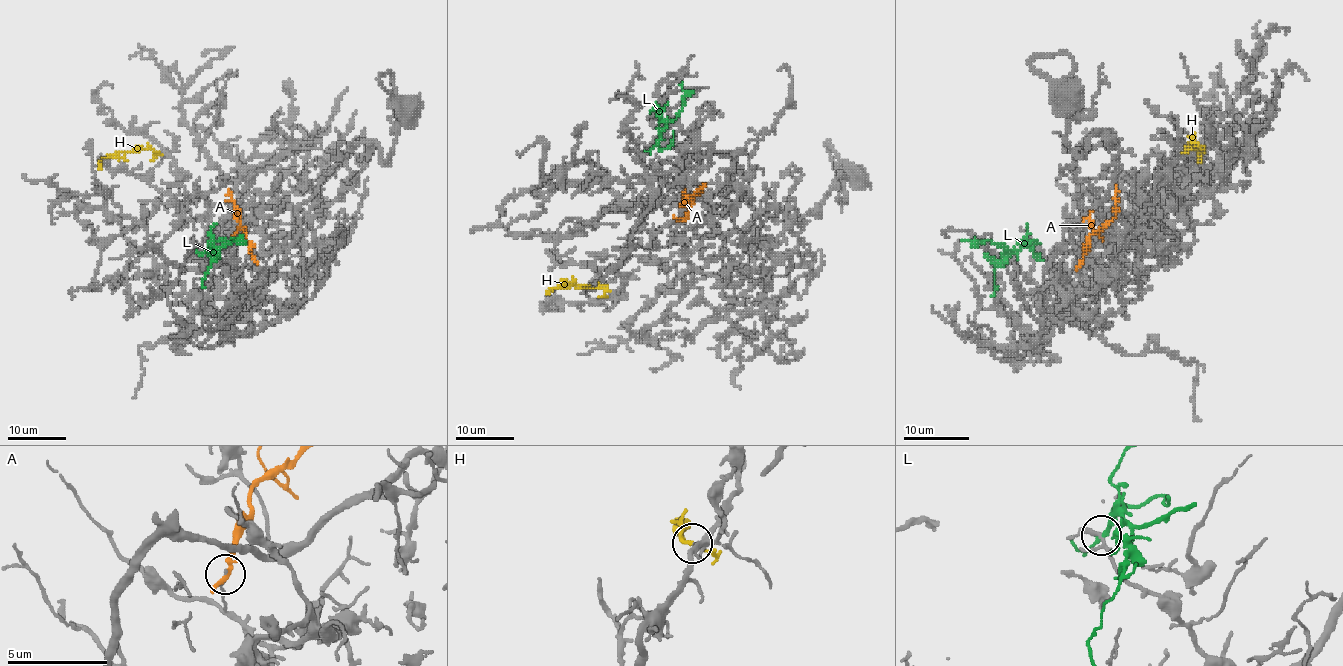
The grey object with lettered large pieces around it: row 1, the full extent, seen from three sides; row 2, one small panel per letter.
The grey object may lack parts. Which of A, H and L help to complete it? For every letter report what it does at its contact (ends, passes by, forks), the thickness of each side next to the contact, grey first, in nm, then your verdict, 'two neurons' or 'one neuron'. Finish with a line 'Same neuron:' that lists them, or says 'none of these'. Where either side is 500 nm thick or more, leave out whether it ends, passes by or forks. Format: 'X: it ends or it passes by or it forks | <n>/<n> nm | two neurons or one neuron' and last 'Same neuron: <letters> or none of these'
A: it passes by | 130/240 nm | two neurons
H: it passes by | 220/160 nm | one neuron
L: it passes by | 170/200 nm | two neurons
Same neuron: H

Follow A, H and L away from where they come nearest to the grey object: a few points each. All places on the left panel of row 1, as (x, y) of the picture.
A: (255, 259), (252, 245), (236, 216), (235, 203), (229, 194), (225, 194)
H: (159, 153), (151, 149), (114, 152), (99, 161), (99, 169)
L: (206, 250), (212, 245), (220, 248), (236, 240), (233, 237)

